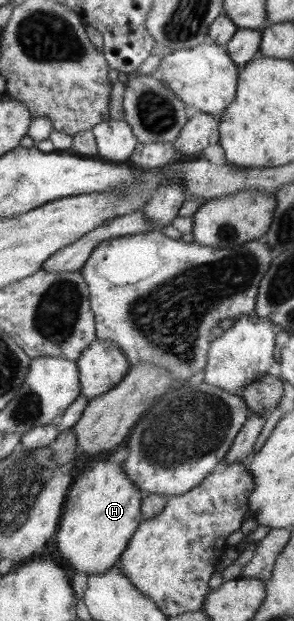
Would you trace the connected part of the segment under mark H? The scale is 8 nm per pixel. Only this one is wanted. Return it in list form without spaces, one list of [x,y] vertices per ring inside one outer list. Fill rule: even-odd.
[[[109,456],[104,461],[95,462],[93,466],[89,466],[71,483],[64,502],[60,526],[55,534],[57,555],[60,562],[69,569],[70,574],[75,569],[87,575],[103,574],[110,566],[118,564],[122,551],[126,550],[130,538],[143,521],[140,511],[143,496],[142,490],[127,478],[122,465],[109,461]]]

